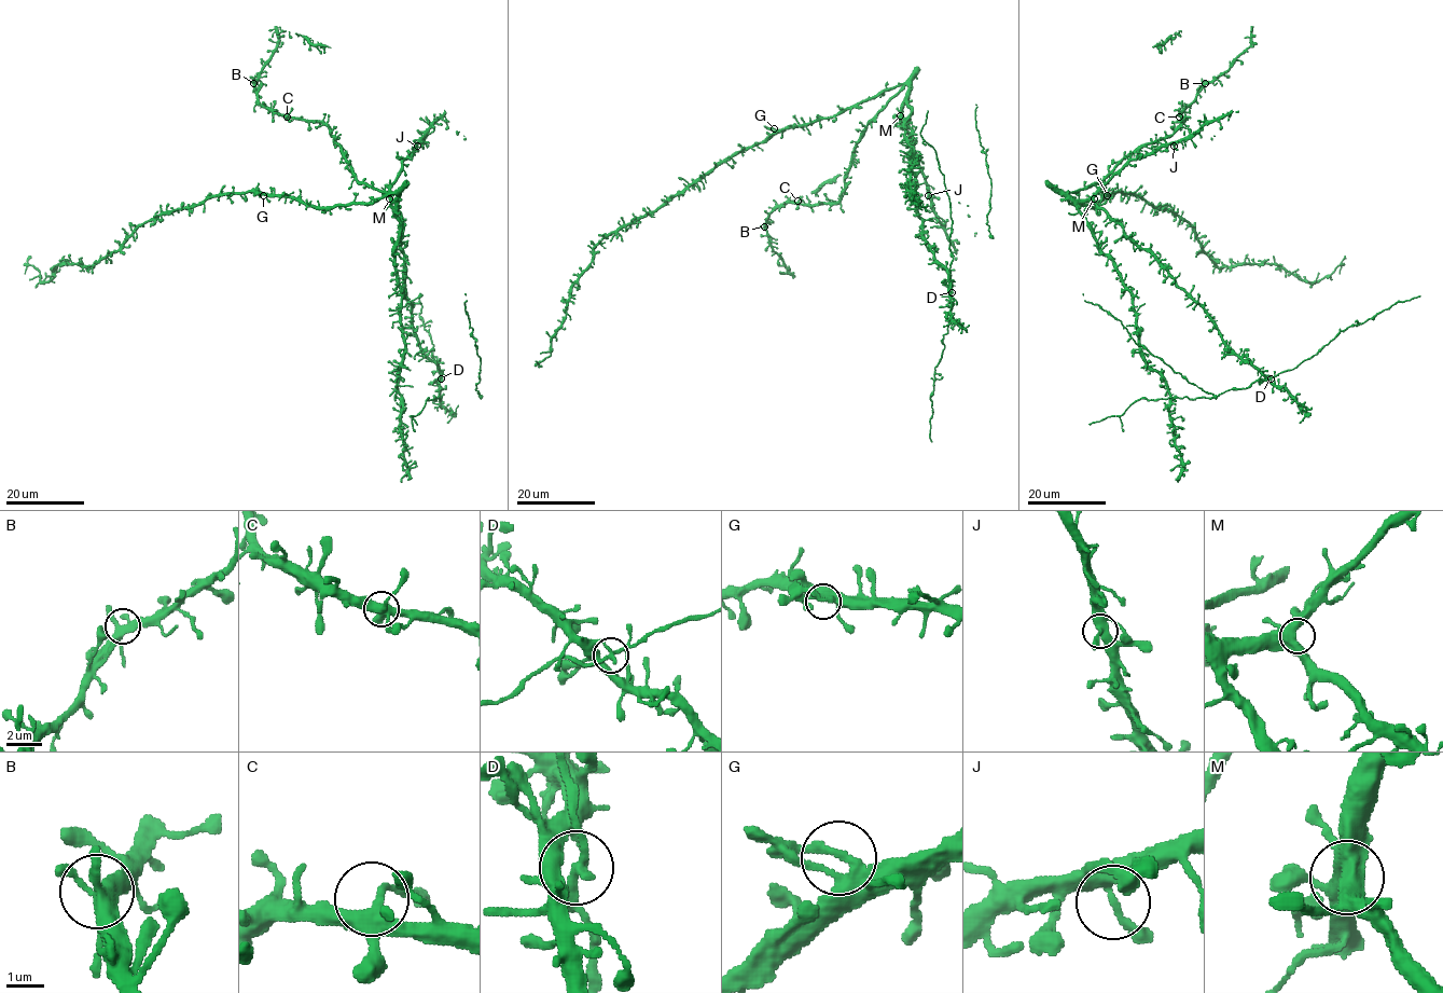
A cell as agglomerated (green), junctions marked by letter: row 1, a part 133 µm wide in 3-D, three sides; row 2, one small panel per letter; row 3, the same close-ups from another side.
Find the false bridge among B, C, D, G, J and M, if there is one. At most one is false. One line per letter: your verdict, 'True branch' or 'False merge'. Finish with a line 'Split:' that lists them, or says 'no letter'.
B: True branch
C: True branch
D: True branch
G: True branch
J: True branch
M: True branch
Split: no letter

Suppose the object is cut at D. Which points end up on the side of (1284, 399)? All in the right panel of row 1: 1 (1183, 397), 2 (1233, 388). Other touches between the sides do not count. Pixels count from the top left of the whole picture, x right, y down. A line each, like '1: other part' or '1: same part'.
1: other part
2: other part

